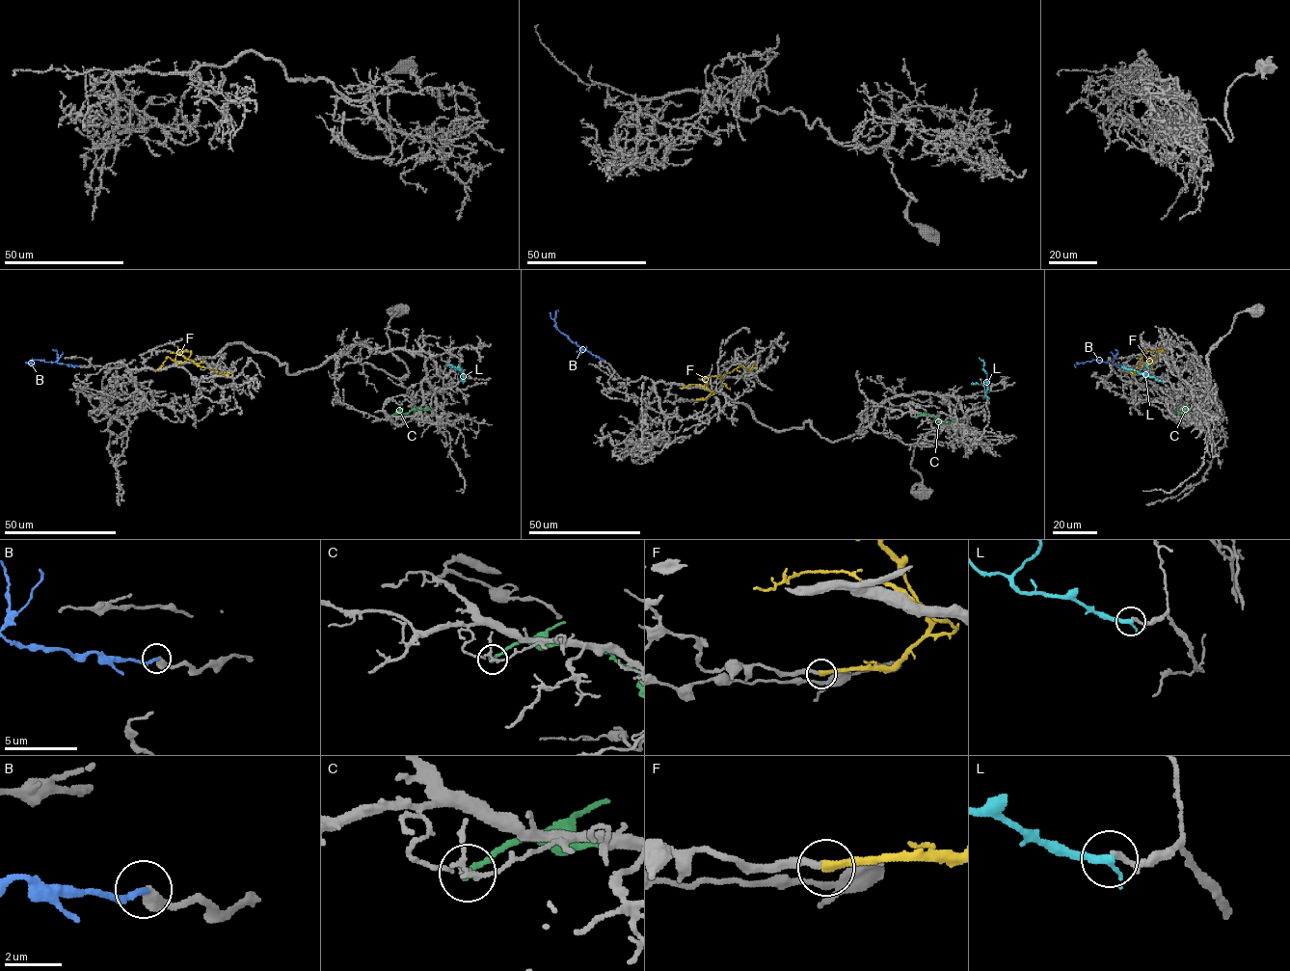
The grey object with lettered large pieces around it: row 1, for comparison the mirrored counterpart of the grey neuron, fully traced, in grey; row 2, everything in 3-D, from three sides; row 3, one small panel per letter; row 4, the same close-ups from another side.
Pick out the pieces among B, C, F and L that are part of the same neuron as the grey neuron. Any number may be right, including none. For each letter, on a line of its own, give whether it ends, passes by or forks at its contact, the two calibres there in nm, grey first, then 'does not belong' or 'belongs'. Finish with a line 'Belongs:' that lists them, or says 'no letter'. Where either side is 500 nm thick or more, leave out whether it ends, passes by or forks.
B: it ends there; 420 nm thick on the grey side, 240 nm on the other; belongs
C: it ends there; 180 nm thick on the grey side, 240 nm on the other; does not belong
F: it ends there; 300 nm thick on the grey side, 320 nm on the other; does not belong
L: it ends there; 200 nm thick on the grey side, 300 nm on the other; does not belong
Belongs: B

